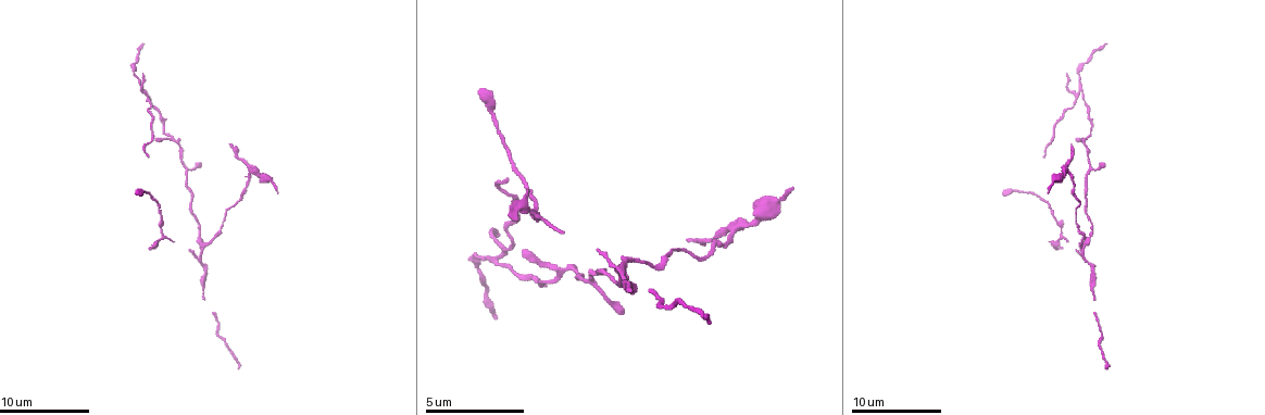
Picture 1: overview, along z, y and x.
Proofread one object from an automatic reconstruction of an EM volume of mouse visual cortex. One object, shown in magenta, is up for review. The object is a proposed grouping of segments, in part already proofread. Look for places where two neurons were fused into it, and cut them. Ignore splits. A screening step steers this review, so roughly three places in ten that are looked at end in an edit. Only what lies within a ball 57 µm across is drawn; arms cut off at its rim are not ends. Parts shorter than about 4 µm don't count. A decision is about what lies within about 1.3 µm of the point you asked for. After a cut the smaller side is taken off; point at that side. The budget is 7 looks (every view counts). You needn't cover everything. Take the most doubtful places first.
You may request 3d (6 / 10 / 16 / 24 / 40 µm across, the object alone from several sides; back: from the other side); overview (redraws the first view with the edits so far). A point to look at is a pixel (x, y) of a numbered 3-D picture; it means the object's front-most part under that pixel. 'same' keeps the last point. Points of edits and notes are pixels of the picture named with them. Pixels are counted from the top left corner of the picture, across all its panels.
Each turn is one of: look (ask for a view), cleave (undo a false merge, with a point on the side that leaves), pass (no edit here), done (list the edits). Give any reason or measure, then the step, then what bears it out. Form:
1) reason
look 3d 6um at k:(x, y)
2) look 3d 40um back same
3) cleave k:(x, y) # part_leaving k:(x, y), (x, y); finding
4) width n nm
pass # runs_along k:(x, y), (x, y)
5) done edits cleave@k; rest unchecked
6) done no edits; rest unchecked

four-way junction
look 3d 16um at 1:(504, 252)

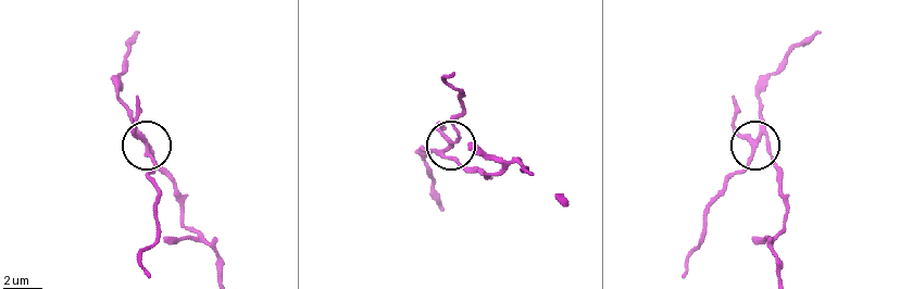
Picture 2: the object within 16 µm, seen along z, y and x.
width 210 nm
cleave 2:(455, 142) # part_leaving 2:(442, 155), (457, 139), (462, 110), (452, 73); a second neuron is stuck on

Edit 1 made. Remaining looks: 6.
thick turns thin
look 3d 6um at 1:(540, 220)

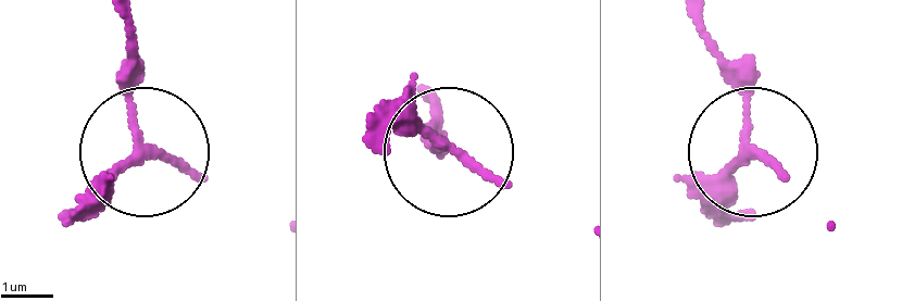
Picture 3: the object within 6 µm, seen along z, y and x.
pass # one neuron here

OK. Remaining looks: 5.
three arms meet
look 3d 16um at 1:(568, 269)

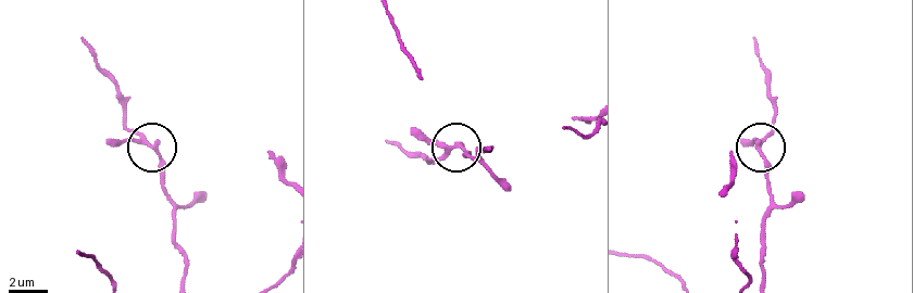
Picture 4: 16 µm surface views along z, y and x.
look 3d 6um at 4:(758, 144)

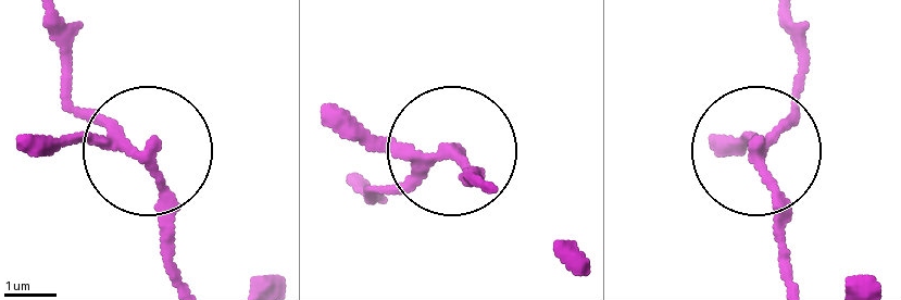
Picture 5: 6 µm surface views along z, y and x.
width 180 nm
pass # runs_along 5:(178, 275), (149, 158), (79, 105), (66, 72); continuous, no second neuron

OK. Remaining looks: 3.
done edits cleave@2; rest unchecked

